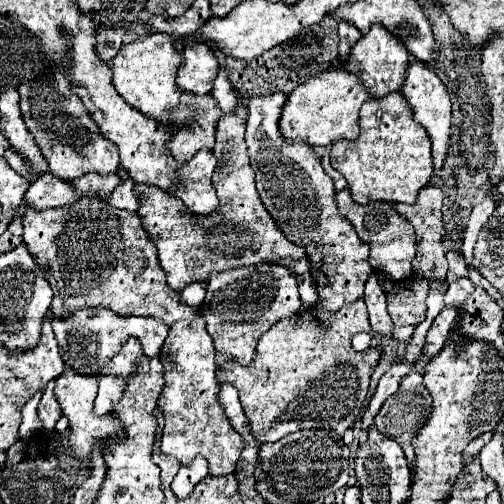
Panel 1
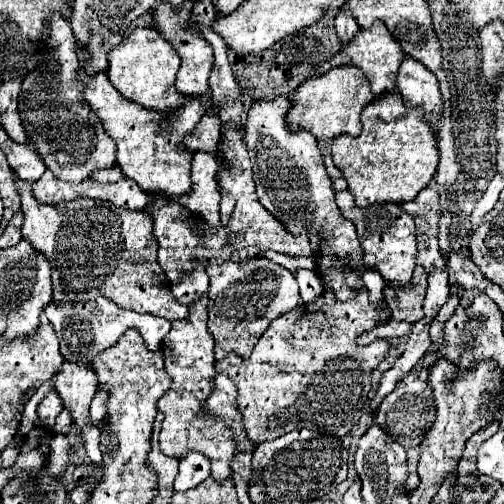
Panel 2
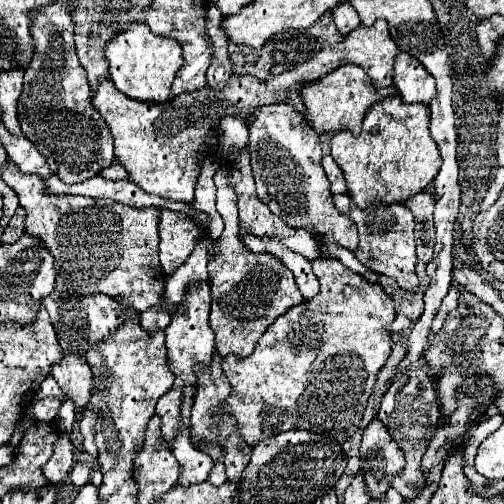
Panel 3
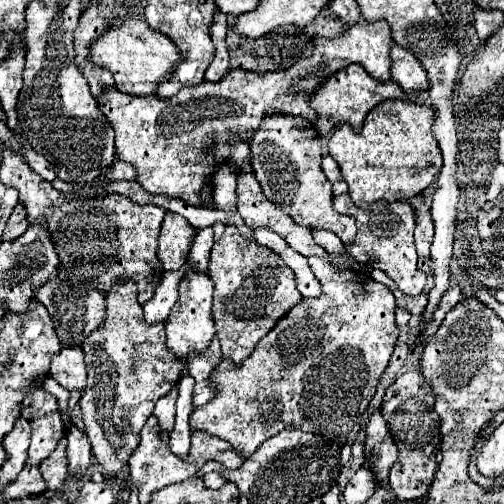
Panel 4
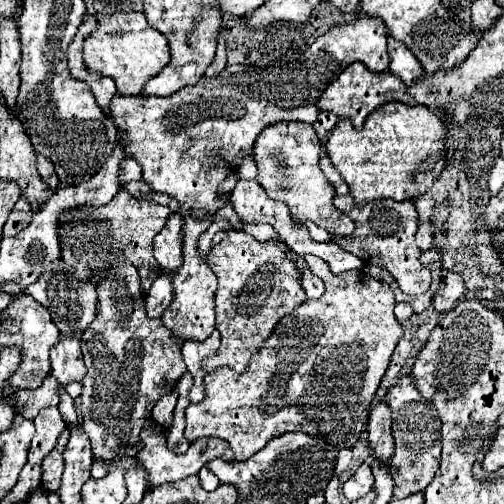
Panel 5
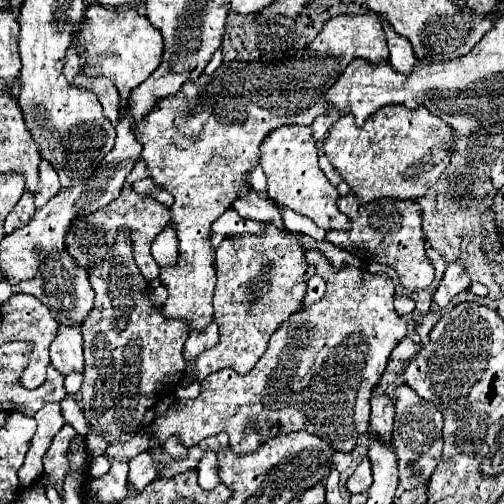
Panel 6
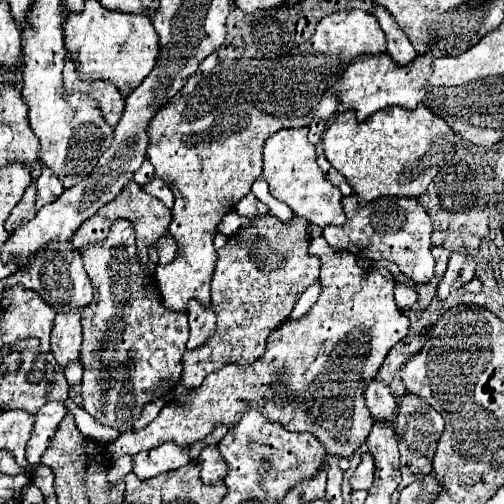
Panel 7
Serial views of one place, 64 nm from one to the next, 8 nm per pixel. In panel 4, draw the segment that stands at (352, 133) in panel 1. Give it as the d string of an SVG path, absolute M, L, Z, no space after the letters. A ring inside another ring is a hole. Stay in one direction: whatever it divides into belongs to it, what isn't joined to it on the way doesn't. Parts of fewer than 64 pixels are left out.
M350 64L348 68L336 72L324 86L320 86L312 98L310 98L310 106L316 110L318 116L330 116L336 120L336 124L340 122L348 122L354 130L362 128L362 122L366 118L366 114L378 106L384 100L390 98L400 98L404 102L420 102L422 100L422 92L404 92L400 88L400 84L396 84L394 80L388 82L380 82L376 78L372 78L360 64Z

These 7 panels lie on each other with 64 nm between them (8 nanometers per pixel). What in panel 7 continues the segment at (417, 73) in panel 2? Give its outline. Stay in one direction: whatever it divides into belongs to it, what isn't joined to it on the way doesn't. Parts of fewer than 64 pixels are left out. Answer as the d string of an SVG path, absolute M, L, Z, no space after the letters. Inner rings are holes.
M374 6L374 16L378 18L378 24L380 28L384 30L386 34L386 42L388 42L388 54L392 56L394 62L398 64L408 64L414 56L416 56L416 50L414 46L410 44L408 36L402 32L402 28L396 24L394 16L388 14L382 6Z

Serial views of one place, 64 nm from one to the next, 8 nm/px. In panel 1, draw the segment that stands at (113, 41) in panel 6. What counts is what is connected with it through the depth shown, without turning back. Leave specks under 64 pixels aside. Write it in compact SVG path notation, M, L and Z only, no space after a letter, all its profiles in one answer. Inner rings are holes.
M146 32L144 36L138 36L136 40L124 44L120 52L112 58L110 68L114 88L130 106L138 108L150 118L156 118L164 124L174 124L178 128L178 132L170 138L168 148L176 158L180 158L180 162L186 162L194 156L194 152L202 148L214 148L216 124L222 112L212 96L188 94L176 86L176 70L180 68L182 60L172 42L174 40L170 34ZM190 116L194 116L192 122L188 122Z

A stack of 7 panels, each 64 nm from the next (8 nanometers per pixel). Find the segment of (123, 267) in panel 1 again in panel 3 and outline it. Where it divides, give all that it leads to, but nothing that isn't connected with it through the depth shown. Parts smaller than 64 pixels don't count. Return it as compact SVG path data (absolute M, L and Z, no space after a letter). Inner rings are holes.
M8 160L2 178L16 190L20 206L26 210L26 232L40 234L56 256L56 288L60 294L108 294L122 298L140 312L160 302L166 280L158 262L160 208L134 208L114 200L48 194L40 176L20 172L12 160Z

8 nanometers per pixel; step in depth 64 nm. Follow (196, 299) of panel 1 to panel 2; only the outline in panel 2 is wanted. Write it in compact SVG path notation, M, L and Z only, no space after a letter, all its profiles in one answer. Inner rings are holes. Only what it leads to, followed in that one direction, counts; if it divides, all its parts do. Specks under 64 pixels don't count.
M196 262L194 270L184 272L180 280L170 286L172 296L180 296L180 302L184 304L192 304L192 300L196 300L196 296L200 296L200 292L206 290L208 290L208 274L200 262Z

